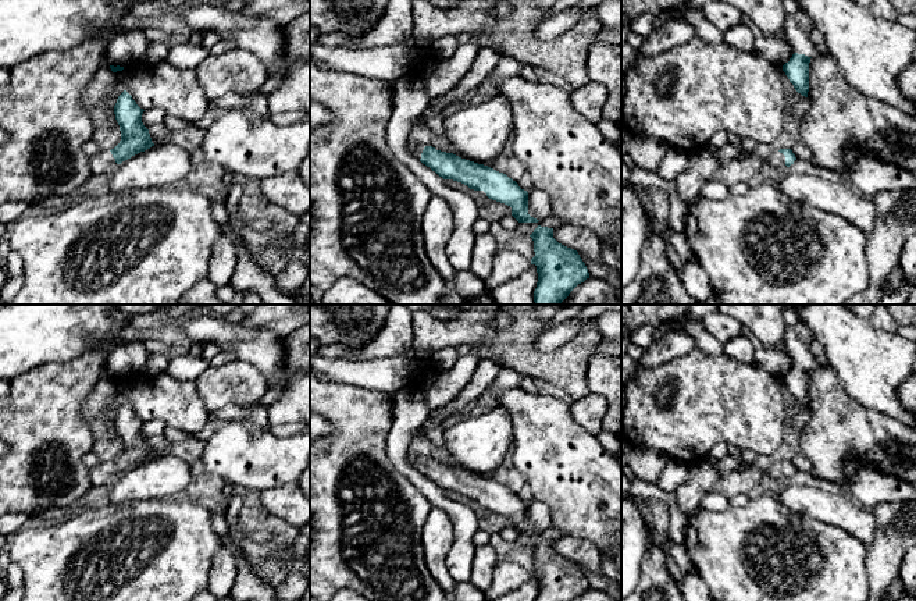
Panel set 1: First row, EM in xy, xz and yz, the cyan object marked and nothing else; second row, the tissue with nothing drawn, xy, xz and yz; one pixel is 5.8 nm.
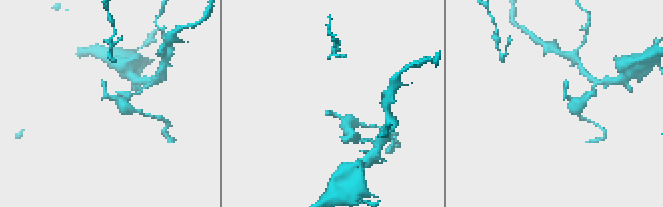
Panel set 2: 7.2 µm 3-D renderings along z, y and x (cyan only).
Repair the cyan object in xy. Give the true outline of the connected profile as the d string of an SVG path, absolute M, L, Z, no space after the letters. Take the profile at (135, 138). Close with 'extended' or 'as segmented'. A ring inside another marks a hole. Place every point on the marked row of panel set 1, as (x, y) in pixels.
M126 90L118 96L114 114L121 141L114 149L101 150L90 157L92 175L114 171L122 161L154 146L149 129L142 122L143 111Z; extended

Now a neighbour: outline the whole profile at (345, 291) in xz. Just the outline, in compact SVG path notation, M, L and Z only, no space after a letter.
M342 277L320 295L320 305L391 305L391 302L356 280Z

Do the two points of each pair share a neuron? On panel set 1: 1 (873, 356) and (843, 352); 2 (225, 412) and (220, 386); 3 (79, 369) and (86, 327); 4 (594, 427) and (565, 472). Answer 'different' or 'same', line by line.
1: same
2: different
3: different
4: different

